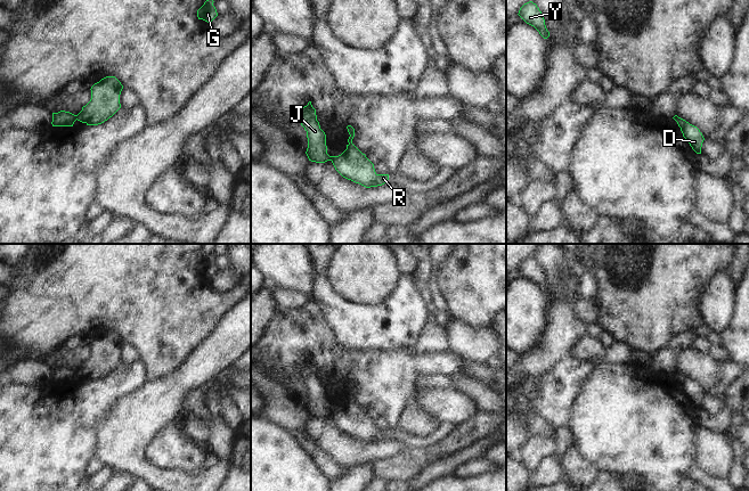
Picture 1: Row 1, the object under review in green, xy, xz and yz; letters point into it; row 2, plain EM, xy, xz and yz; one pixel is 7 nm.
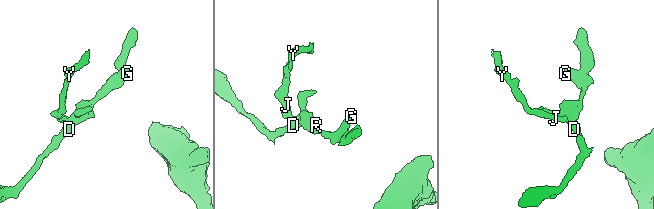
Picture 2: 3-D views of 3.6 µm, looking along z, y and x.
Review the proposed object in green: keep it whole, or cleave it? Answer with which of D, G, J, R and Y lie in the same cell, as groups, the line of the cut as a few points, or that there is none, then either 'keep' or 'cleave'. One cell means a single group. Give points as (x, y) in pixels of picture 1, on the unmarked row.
D G R / J Y | xy (74, 370), (76, 374) | cleave

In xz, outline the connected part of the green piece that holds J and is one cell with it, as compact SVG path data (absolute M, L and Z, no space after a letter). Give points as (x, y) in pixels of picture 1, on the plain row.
M311 357L298 367L298 374L307 386L308 403L306 409L309 416L316 418L331 416L332 411L327 409L326 390L320 384L316 365L312 362Z

